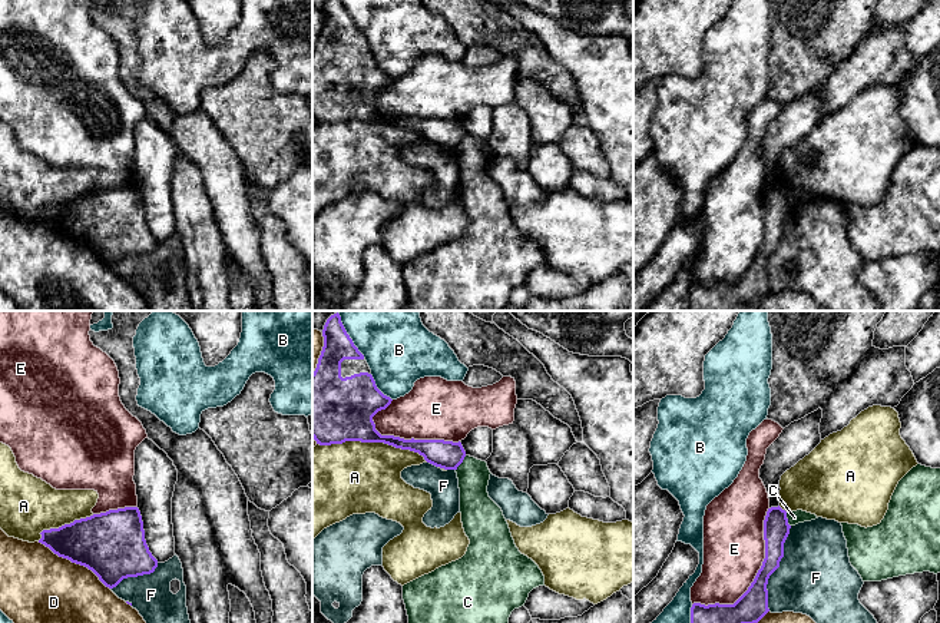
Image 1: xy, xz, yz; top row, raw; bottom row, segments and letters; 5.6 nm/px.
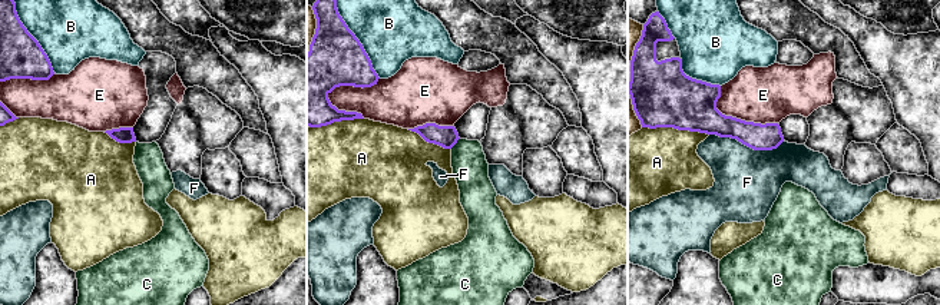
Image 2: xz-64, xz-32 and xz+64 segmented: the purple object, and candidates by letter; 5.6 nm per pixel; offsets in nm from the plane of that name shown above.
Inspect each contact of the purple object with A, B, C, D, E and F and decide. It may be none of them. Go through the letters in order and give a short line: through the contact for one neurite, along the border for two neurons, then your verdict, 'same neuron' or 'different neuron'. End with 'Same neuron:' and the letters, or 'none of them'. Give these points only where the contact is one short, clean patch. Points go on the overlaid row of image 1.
A: different neuron
B: different neuron
C: xz (466, 456), (456, 470) | different neuron
D: different neuron
E: different neuron
F: different neuron
Same neuron: none of them

